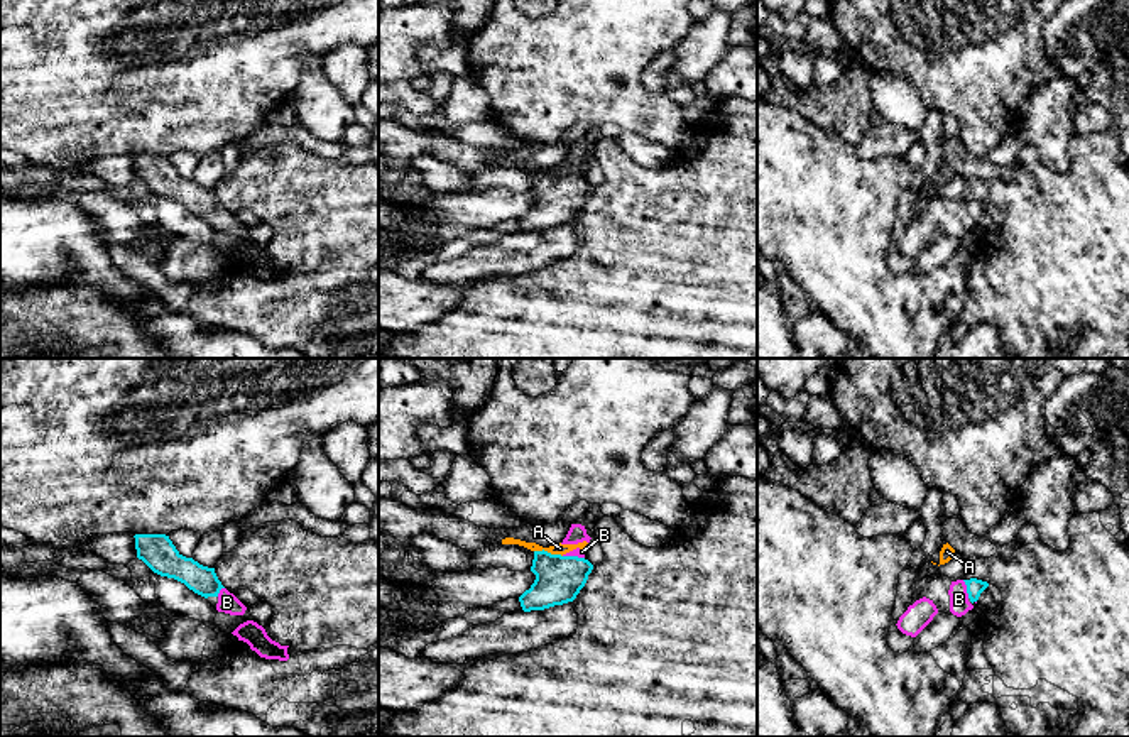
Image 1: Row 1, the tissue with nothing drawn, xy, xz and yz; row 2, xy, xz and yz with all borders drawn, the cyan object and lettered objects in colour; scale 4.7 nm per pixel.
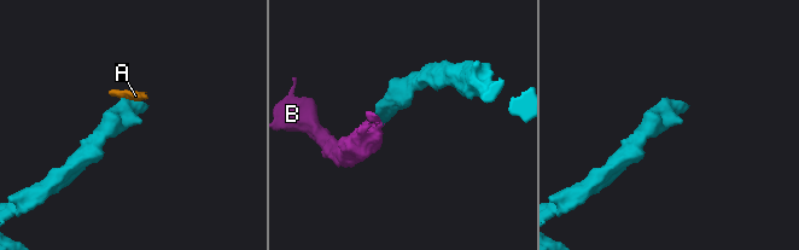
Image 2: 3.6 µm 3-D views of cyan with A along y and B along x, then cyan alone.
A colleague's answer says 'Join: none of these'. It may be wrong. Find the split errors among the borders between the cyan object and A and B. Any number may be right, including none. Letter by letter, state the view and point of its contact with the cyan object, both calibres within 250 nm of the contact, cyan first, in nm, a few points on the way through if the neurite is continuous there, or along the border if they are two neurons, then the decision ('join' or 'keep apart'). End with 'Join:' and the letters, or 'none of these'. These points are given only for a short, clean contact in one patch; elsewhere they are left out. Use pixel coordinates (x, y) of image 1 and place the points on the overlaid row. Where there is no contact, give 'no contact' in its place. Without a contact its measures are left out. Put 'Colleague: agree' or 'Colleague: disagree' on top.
Colleague: disagree
A: xz (548, 553) | 220/50 nm | along xz (534, 550), (561, 556) | keep apart
B: yz (967, 589) | 80/100 nm | across yz (974, 587), (967, 589), (959, 599) | join
Join: B

